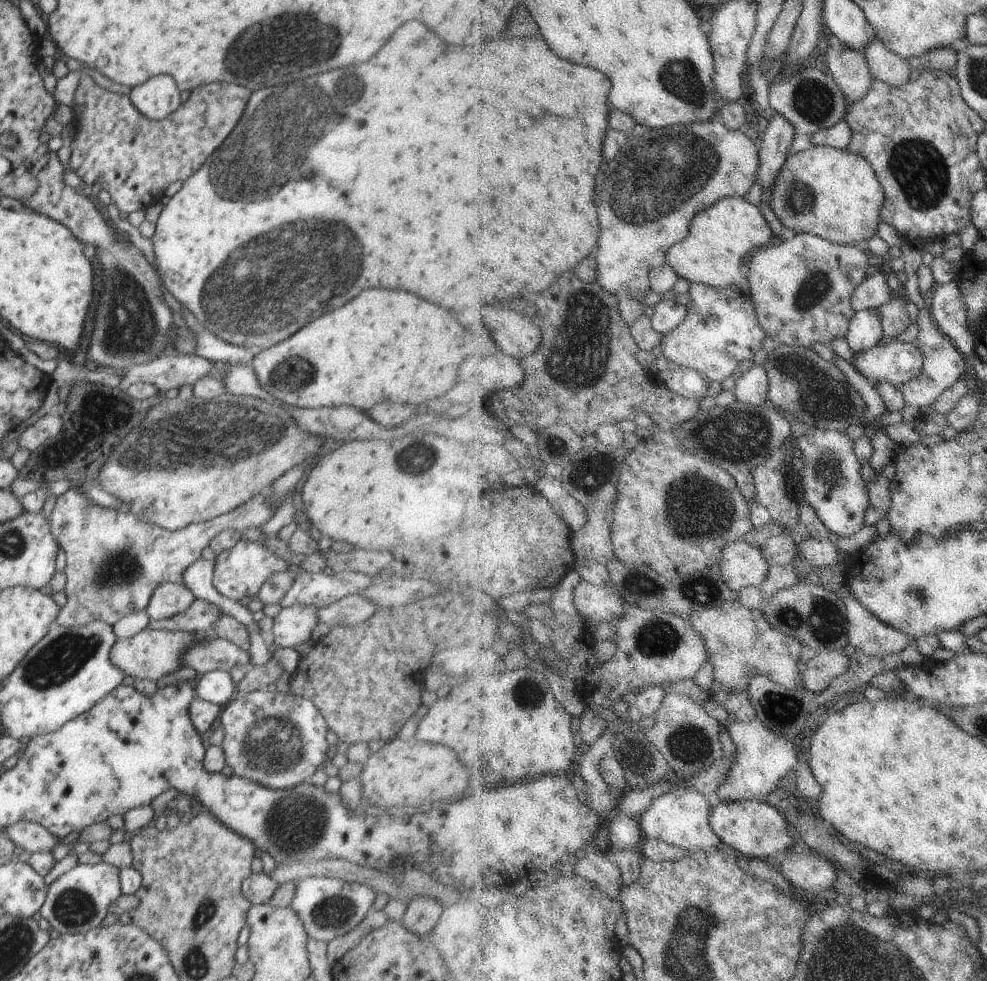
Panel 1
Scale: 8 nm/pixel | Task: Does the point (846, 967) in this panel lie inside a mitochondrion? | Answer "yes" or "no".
yes

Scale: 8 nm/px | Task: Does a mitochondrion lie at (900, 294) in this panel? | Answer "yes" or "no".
no

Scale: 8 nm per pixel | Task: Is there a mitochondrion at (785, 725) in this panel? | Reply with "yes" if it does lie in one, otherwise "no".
yes

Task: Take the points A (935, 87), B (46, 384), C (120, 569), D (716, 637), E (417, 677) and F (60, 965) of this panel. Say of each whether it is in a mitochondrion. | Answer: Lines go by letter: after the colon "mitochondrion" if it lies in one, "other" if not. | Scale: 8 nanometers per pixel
A: other
B: other
C: mitochondrion
D: other
E: other
F: other

